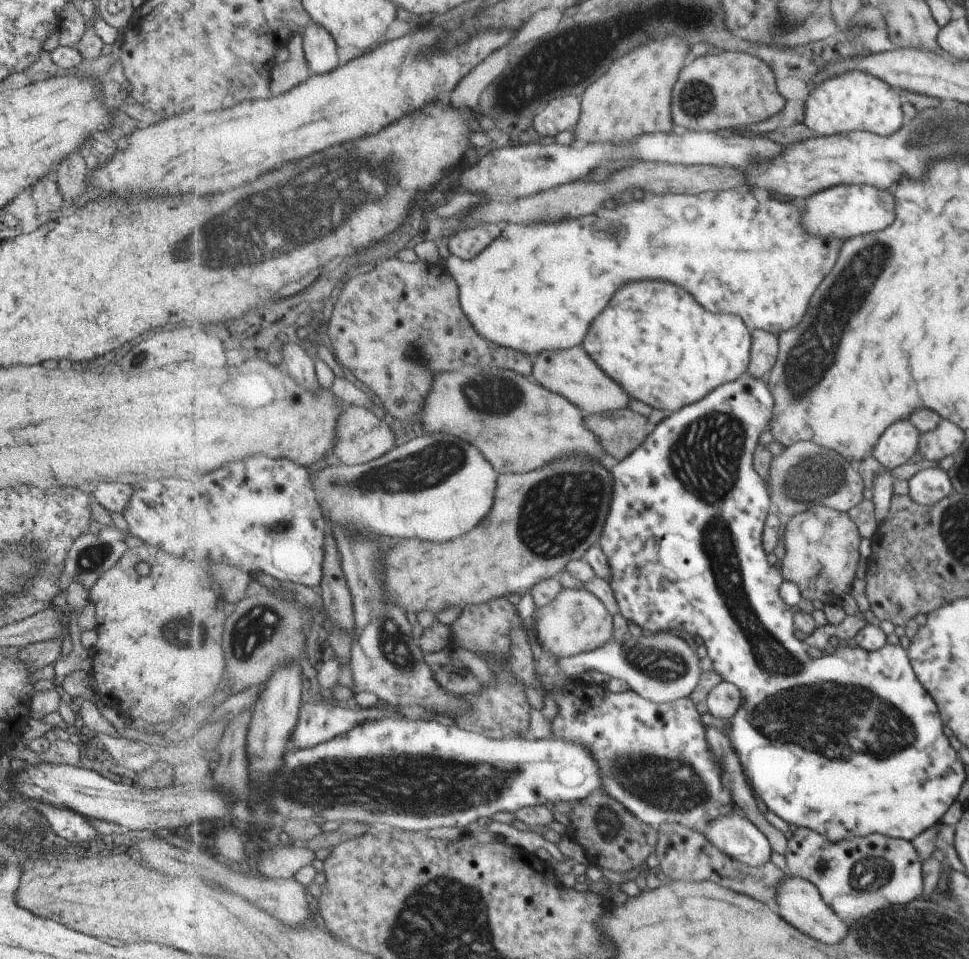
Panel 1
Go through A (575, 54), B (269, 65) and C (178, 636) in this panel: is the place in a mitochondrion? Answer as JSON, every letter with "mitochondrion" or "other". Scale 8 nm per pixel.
{"A":"mitochondrion","B":"other","C":"mitochondrion"}

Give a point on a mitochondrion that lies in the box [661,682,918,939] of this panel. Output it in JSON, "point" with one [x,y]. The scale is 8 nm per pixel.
{"point":[870,876]}

